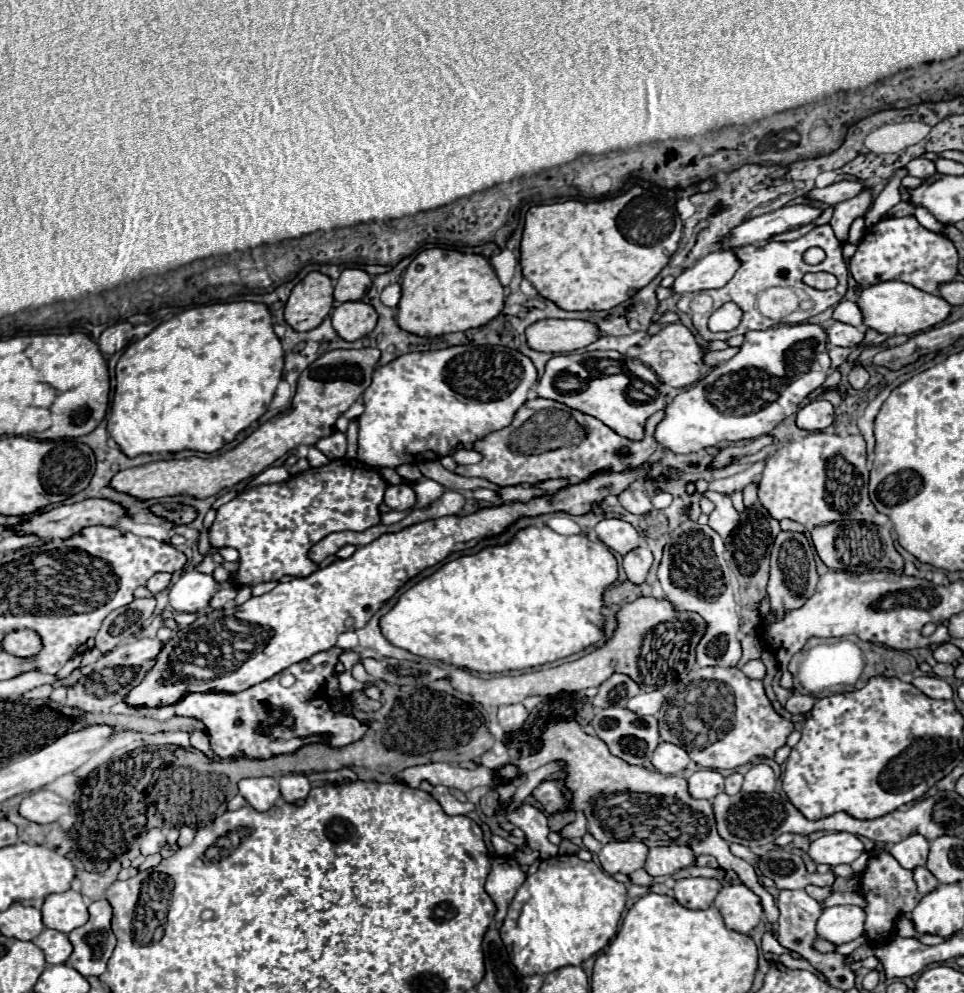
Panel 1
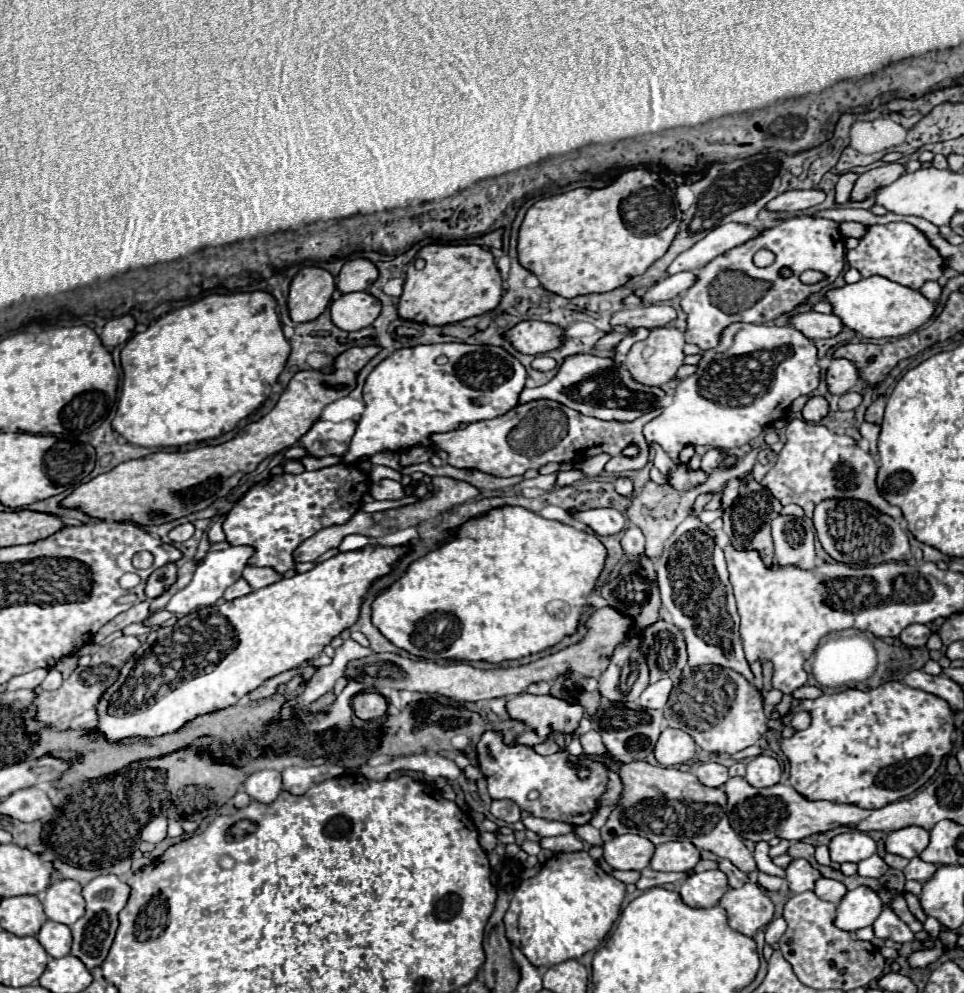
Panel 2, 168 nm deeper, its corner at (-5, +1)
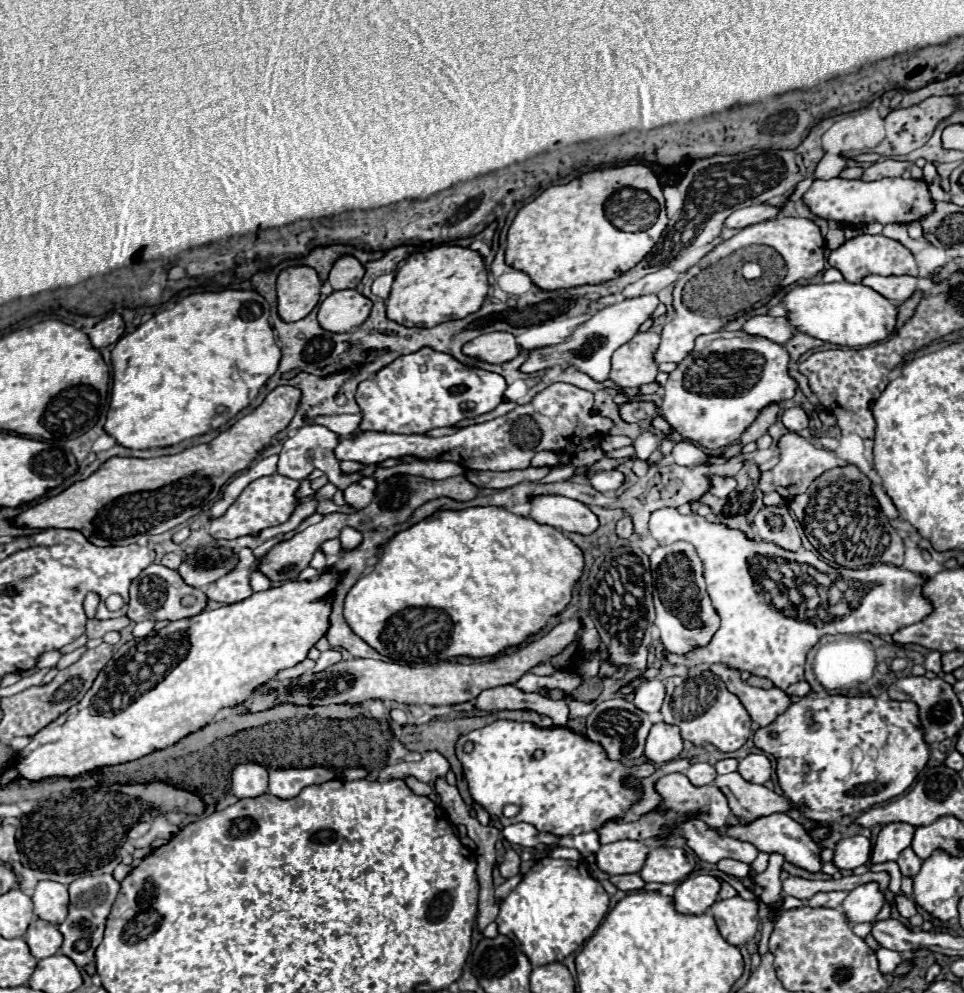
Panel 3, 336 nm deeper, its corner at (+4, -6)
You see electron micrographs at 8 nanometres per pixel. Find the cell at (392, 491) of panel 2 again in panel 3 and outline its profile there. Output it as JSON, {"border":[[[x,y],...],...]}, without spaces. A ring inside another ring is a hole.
{"border":[[[363,477],[361,481],[357,483],[351,483],[345,491],[343,491],[343,497],[345,497],[345,503],[353,509],[361,509],[361,507],[367,507],[375,495],[375,481],[371,477]]]}

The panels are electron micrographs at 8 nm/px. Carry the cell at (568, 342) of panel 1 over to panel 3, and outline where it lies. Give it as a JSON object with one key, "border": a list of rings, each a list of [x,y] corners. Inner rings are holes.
{"border":[[[485,333],[465,343],[461,351],[485,363],[505,363],[519,355],[519,345],[511,333]]]}

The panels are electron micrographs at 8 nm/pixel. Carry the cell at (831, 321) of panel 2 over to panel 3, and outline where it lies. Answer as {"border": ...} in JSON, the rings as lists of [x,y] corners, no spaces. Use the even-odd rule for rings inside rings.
{"border":[[[769,315],[751,317],[751,319],[747,319],[743,323],[741,329],[745,333],[749,333],[749,335],[765,337],[765,339],[775,341],[775,343],[781,343],[781,345],[795,333],[795,329],[787,323],[785,317],[769,317]]]}

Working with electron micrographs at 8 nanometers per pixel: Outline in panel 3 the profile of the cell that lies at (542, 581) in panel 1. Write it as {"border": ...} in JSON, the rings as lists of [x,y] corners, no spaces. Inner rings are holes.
{"border":[[[467,507],[461,511],[451,511],[451,509],[439,509],[439,513],[433,513],[427,517],[427,521],[419,521],[411,525],[409,529],[403,529],[395,533],[377,553],[377,563],[375,567],[363,575],[347,593],[345,605],[343,605],[343,617],[351,631],[361,637],[367,645],[371,645],[377,653],[399,661],[399,663],[409,663],[409,665],[421,665],[421,663],[435,663],[459,655],[467,655],[473,659],[485,659],[485,657],[495,657],[507,647],[515,647],[523,643],[529,635],[541,631],[547,623],[549,617],[557,615],[559,611],[565,609],[565,605],[571,601],[573,585],[583,573],[583,553],[581,549],[567,539],[561,531],[549,525],[541,525],[535,519],[529,517],[519,517],[503,507]]]}

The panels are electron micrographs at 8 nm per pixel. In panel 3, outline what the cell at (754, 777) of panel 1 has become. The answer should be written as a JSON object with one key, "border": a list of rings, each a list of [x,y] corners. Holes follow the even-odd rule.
{"border":[[[751,753],[739,761],[739,773],[749,783],[765,783],[771,779],[773,767],[765,753]]]}

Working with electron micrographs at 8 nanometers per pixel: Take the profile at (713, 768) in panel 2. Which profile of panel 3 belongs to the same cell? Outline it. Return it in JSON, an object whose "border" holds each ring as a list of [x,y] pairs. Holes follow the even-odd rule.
{"border":[[[693,763],[687,771],[685,771],[685,775],[689,777],[689,781],[693,783],[693,785],[711,785],[713,781],[715,781],[715,777],[717,777],[717,771],[715,771],[715,767],[713,765],[709,765],[709,763]]]}

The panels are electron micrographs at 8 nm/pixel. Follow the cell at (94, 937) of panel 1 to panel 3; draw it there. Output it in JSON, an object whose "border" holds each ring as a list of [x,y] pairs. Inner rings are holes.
{"border":[[[85,875],[69,885],[69,915],[59,925],[59,931],[63,935],[61,953],[67,955],[77,967],[87,965],[93,961],[95,949],[99,947],[105,931],[105,919],[111,911],[111,905],[119,893],[119,883],[113,879],[113,875]]]}

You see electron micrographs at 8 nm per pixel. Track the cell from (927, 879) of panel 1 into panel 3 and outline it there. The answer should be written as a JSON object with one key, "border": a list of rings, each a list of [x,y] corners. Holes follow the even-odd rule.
{"border":[[[907,847],[907,849],[903,849],[903,853],[899,855],[897,865],[901,867],[901,873],[903,873],[903,875],[915,877],[915,875],[919,873],[919,869],[921,869],[921,859],[915,857],[915,853],[913,853],[911,847]]]}

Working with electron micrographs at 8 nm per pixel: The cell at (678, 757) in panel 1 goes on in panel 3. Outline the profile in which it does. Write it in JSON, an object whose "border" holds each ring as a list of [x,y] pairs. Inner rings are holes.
{"border":[[[655,723],[649,731],[647,745],[645,745],[645,755],[653,763],[667,763],[679,757],[683,749],[681,733],[677,725],[669,723]]]}

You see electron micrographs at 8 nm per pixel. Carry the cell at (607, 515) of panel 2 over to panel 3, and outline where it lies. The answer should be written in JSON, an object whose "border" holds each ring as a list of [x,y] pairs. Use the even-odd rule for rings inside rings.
{"border":[[[535,495],[529,497],[529,505],[531,519],[561,531],[589,535],[599,525],[597,517],[591,513],[587,505],[563,495]]]}

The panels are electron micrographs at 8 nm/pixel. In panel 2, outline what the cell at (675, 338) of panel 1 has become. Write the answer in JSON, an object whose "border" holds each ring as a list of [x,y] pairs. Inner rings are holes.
{"border":[[[664,326],[664,328],[654,328],[650,330],[648,338],[642,342],[636,342],[628,356],[626,356],[626,368],[630,374],[648,386],[662,386],[666,382],[672,382],[676,378],[678,368],[684,364],[684,332],[680,332],[676,326]]]}

